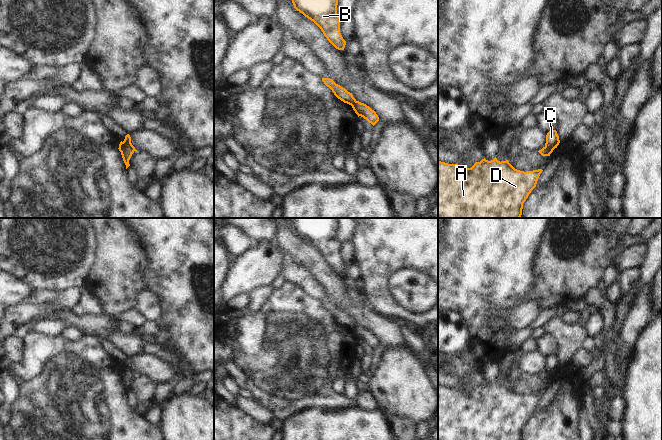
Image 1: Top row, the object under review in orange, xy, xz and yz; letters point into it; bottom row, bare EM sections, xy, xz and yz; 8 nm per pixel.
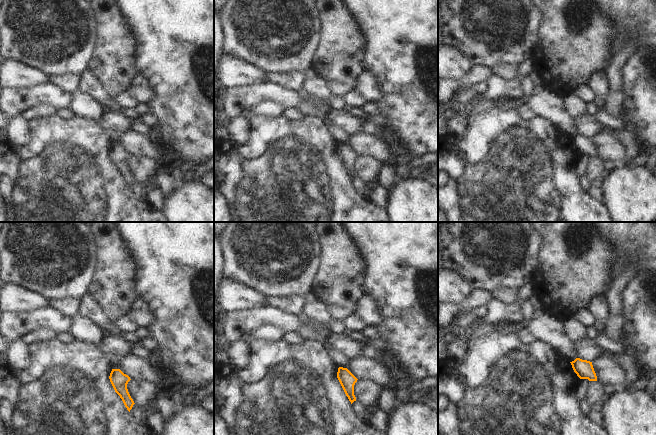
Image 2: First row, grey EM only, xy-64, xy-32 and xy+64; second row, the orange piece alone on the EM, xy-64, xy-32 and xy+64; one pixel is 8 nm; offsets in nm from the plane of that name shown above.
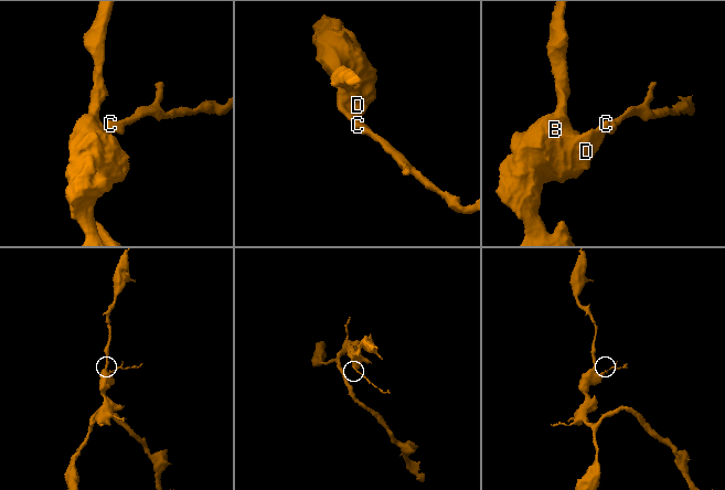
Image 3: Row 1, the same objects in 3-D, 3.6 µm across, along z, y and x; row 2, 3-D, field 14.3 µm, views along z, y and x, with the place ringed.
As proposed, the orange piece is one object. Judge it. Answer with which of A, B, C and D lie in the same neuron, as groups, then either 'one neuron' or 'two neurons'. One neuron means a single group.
A B D / C; two neurons

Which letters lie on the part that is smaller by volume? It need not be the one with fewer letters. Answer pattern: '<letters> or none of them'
C

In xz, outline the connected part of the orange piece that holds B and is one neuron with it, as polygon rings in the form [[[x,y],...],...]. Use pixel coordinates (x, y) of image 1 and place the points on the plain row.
[[[289,218],[294,232],[313,245],[327,264],[338,274],[344,274],[346,265],[340,257],[337,239],[337,218]]]

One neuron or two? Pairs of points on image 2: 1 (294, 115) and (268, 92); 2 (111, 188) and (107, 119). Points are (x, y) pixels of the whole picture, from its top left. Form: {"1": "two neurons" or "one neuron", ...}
{"1": "two neurons", "2": "two neurons"}

